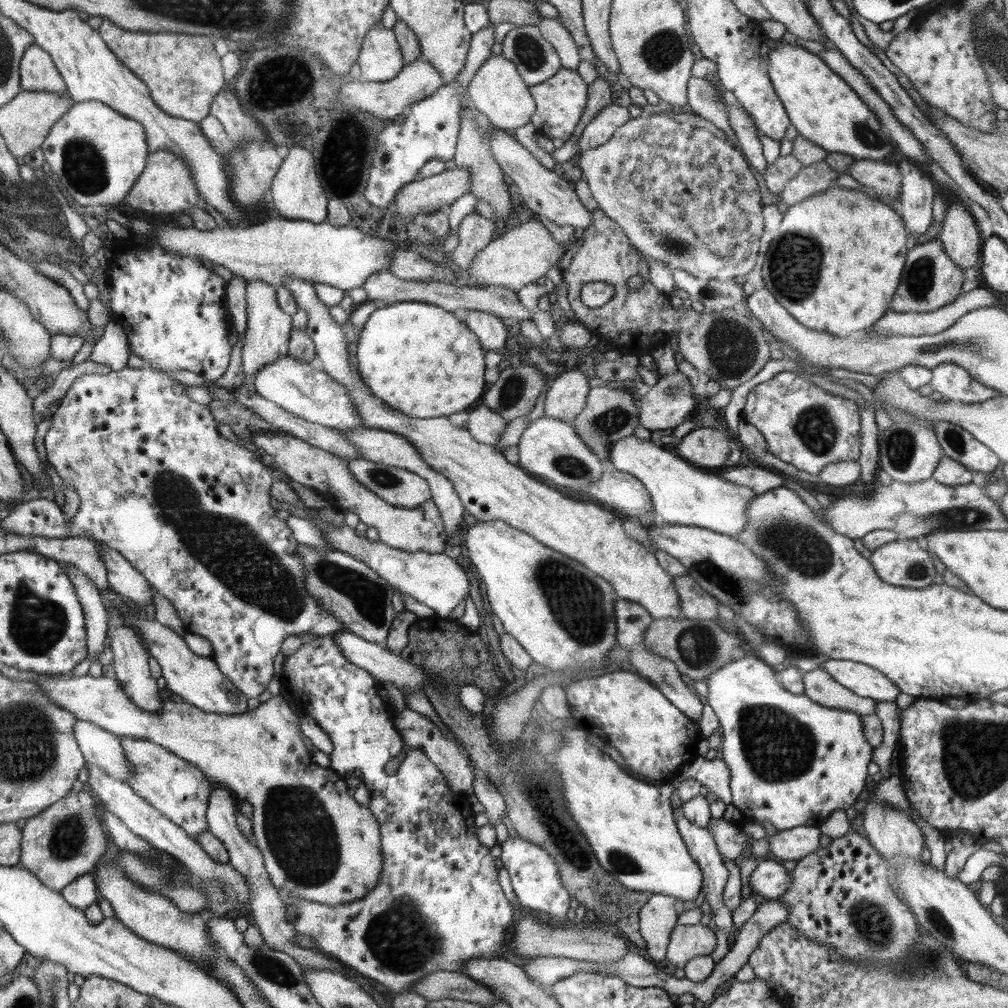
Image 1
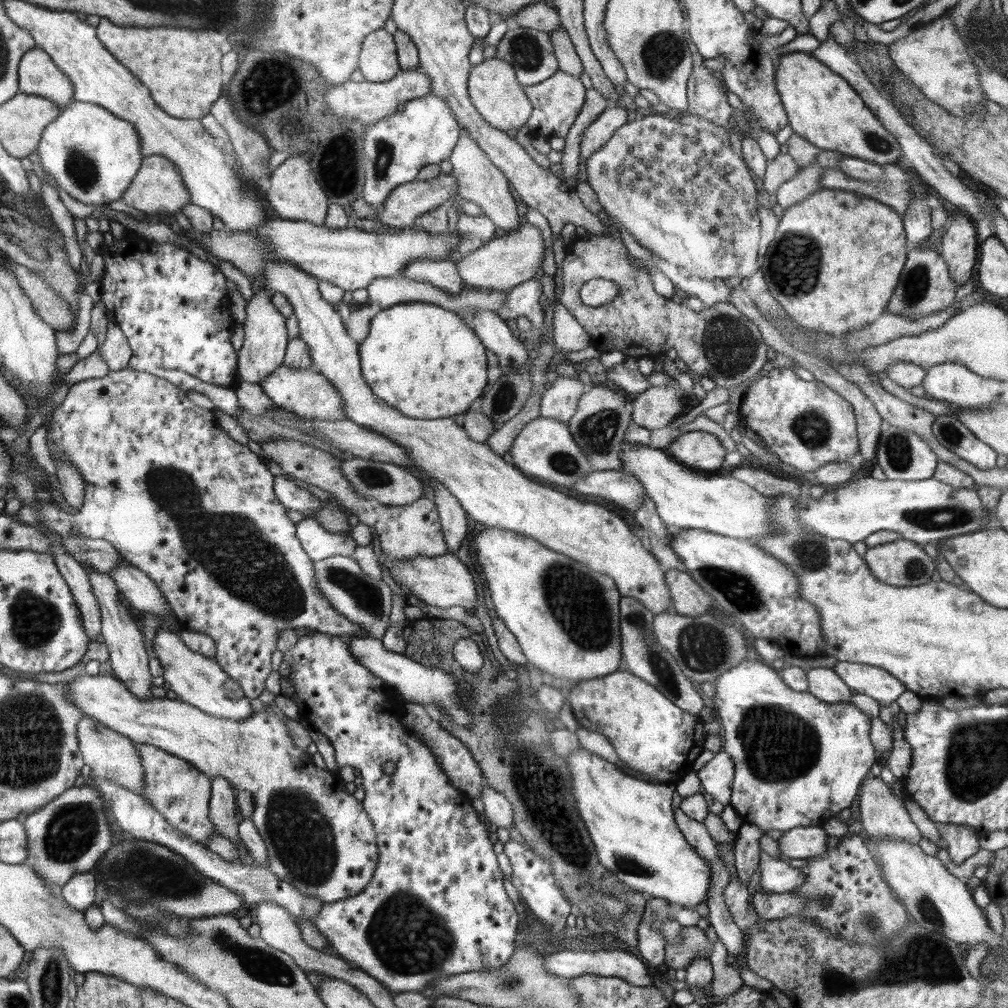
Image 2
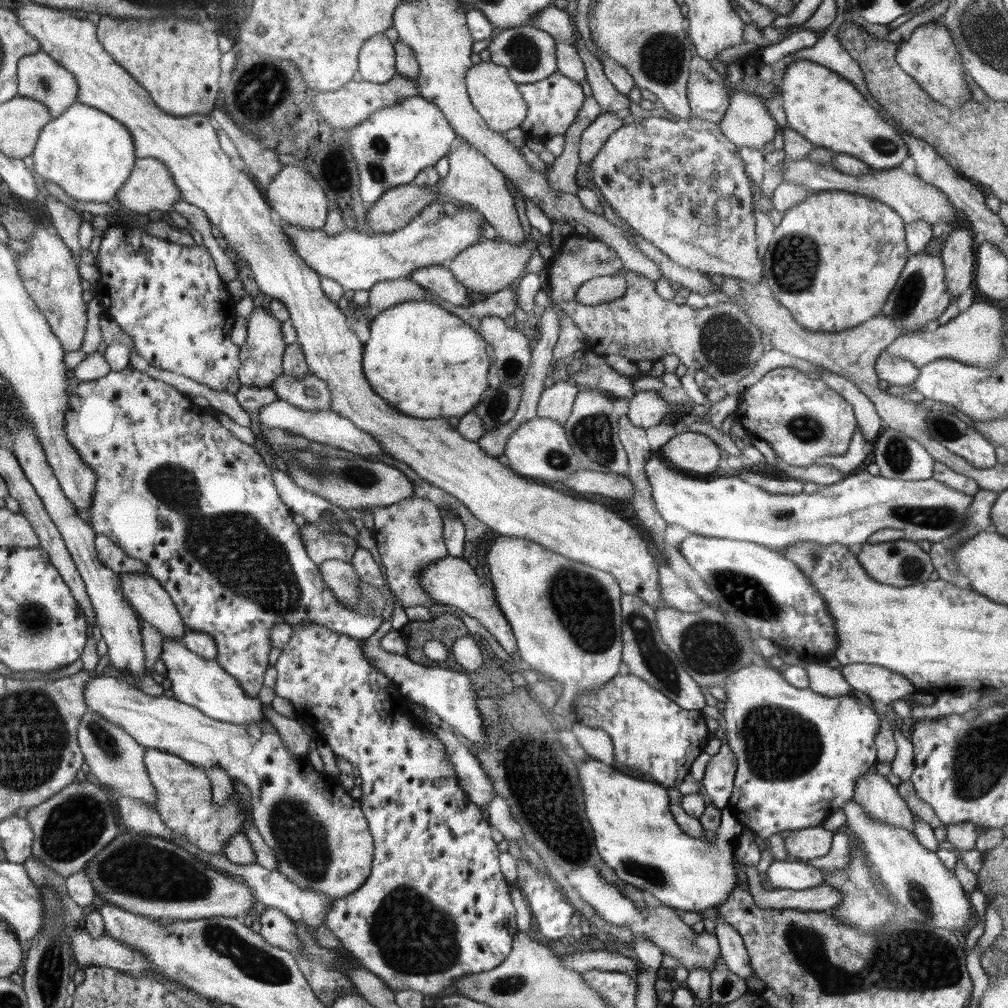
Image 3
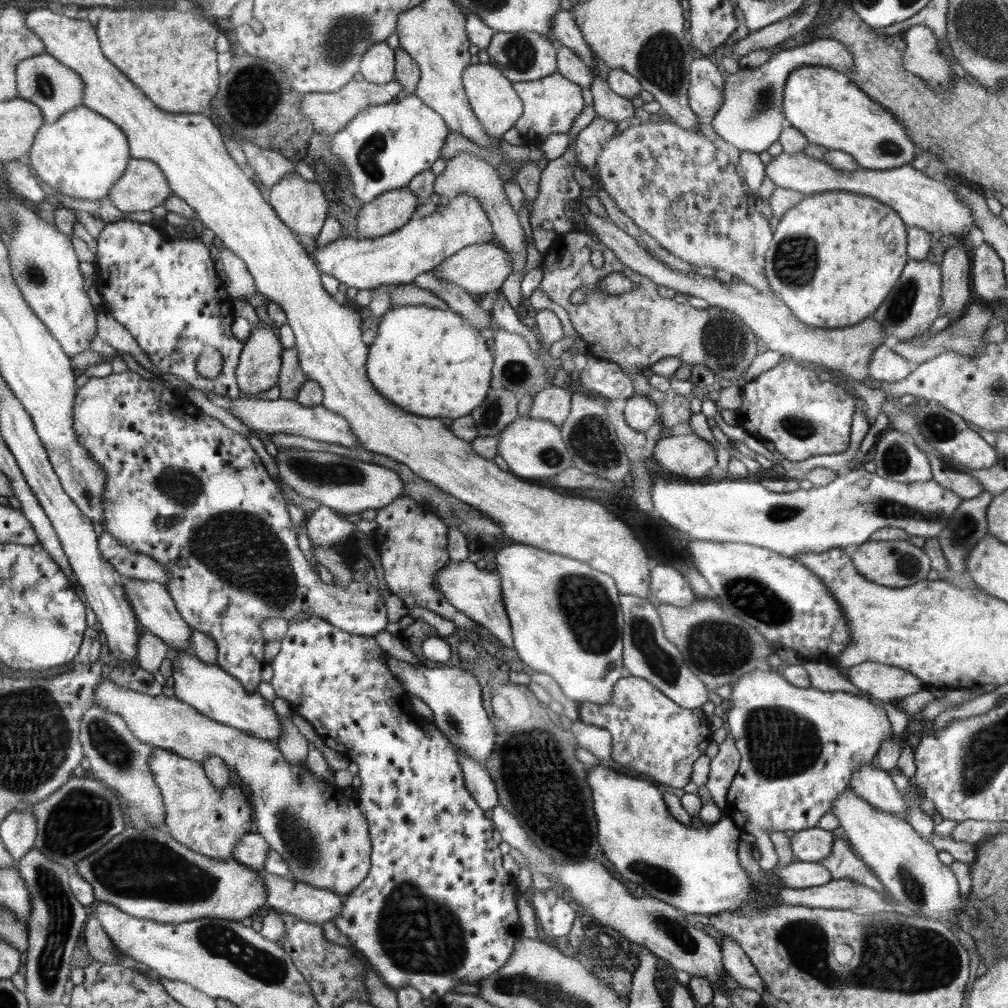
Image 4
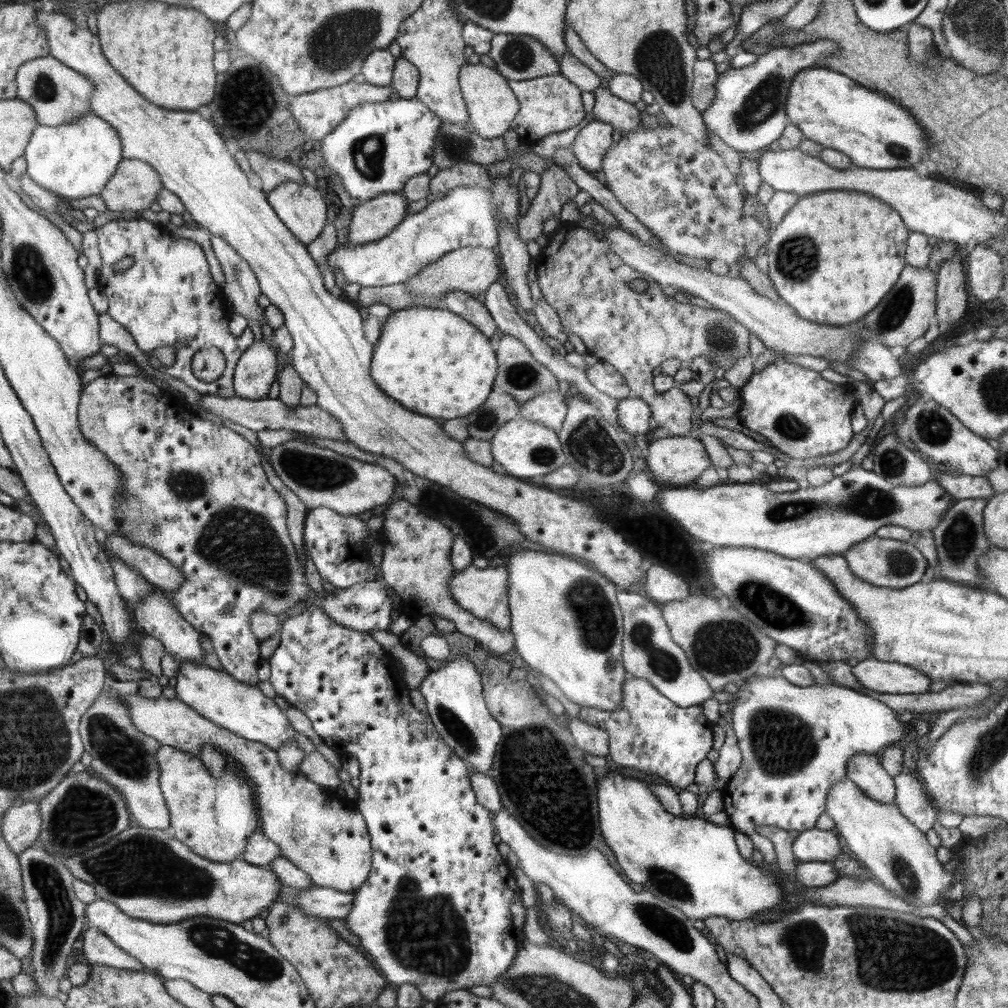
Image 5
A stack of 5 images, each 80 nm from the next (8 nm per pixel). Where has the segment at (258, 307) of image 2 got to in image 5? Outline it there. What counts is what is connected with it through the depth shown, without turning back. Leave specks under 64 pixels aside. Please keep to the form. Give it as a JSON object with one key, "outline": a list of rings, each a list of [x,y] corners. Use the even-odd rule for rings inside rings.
{"outline":[[[256,340],[254,344],[245,350],[238,360],[233,375],[234,394],[244,400],[262,400],[268,398],[271,384],[277,380],[277,359],[278,352],[266,344],[264,340]]]}

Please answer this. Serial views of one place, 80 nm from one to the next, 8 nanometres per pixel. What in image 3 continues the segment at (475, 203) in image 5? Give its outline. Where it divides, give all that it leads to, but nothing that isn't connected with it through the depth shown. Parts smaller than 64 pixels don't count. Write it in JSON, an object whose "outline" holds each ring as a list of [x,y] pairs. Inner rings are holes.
{"outline":[[[473,206],[471,208],[472,211],[458,209],[453,216],[445,214],[444,218],[430,224],[413,219],[404,228],[391,233],[373,231],[362,234],[356,229],[345,228],[328,236],[323,229],[298,228],[284,220],[281,227],[298,256],[319,276],[335,280],[345,291],[370,290],[377,282],[409,277],[414,269],[449,263],[459,251],[478,243],[481,226],[486,220]]]}

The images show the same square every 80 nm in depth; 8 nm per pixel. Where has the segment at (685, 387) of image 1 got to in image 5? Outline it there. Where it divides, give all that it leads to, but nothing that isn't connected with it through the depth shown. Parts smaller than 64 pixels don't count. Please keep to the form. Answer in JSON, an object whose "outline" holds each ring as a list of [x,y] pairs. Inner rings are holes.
{"outline":[[[627,397],[618,402],[617,419],[628,434],[647,439],[652,432],[651,409],[644,400]]]}

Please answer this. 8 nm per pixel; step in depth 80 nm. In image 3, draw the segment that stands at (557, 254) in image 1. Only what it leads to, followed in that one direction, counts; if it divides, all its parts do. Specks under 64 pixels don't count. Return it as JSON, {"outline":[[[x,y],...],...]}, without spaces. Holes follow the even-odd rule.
{"outline":[[[494,239],[478,242],[464,250],[459,251],[448,264],[448,268],[466,288],[472,292],[484,293],[486,295],[498,292],[512,284],[523,276],[526,264],[532,256],[533,244],[525,239],[519,245],[510,244],[504,239]]]}

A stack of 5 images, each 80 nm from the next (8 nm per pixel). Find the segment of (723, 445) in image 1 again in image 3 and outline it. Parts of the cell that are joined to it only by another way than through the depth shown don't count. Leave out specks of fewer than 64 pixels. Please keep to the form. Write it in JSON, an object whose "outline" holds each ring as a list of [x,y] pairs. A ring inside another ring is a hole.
{"outline":[[[681,432],[658,451],[670,468],[688,476],[706,477],[720,464],[719,446],[702,433]]]}

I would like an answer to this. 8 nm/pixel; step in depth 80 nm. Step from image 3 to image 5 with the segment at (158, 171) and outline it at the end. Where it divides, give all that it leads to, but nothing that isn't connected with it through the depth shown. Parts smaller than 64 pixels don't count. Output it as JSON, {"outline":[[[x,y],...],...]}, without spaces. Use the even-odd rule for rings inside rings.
{"outline":[[[122,159],[117,171],[99,194],[108,210],[146,210],[163,189],[157,170],[143,160]]]}

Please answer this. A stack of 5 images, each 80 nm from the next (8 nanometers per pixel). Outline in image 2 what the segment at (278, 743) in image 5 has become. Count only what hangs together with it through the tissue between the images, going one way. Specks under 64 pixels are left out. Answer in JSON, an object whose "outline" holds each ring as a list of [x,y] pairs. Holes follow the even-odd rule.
{"outline":[[[160,628],[153,640],[153,651],[164,669],[162,676],[182,702],[191,704],[206,714],[241,721],[247,719],[254,710],[250,699],[246,698],[240,685],[221,669],[213,657],[190,650],[177,633]]]}

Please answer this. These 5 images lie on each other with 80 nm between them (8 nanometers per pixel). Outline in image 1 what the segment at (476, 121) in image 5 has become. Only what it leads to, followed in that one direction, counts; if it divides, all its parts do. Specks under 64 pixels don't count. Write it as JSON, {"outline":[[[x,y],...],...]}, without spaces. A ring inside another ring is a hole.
{"outline":[[[501,54],[488,58],[474,73],[467,94],[472,106],[483,112],[493,126],[502,131],[529,124],[536,108],[529,86],[522,80],[516,65]]]}

